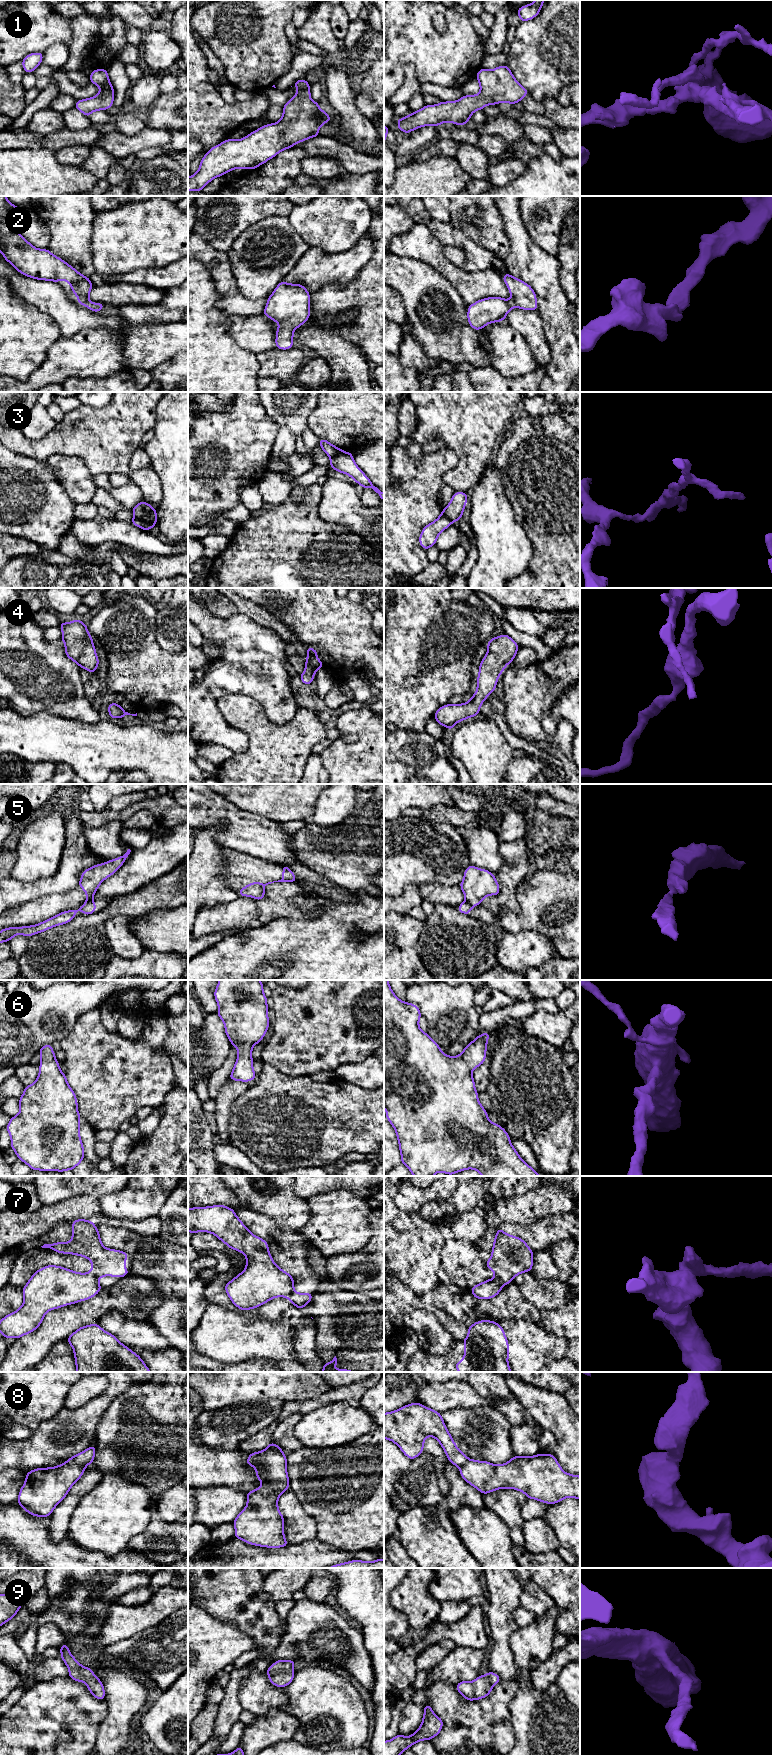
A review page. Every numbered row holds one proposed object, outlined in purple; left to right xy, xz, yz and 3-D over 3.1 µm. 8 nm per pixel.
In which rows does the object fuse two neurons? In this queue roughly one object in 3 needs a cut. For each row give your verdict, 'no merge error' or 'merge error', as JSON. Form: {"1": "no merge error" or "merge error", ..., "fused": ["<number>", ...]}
{"1": "no merge error", "2": "no merge error", "3": "merge error", "4": "no merge error", "5": "merge error", "6": "no merge error", "7": "merge error", "8": "merge error", "9": "no merge error", "fused": ["3", "5", "7", "8"]}

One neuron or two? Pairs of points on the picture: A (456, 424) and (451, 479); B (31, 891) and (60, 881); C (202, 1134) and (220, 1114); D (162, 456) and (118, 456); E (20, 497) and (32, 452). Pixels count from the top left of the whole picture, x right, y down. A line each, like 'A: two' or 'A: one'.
A: one
B: one
C: two
D: two
E: two

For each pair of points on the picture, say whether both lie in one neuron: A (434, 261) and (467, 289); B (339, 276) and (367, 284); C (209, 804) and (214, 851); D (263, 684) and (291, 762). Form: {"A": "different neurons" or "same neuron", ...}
{"A": "same neuron", "B": "different neurons", "C": "different neurons", "D": "different neurons"}

